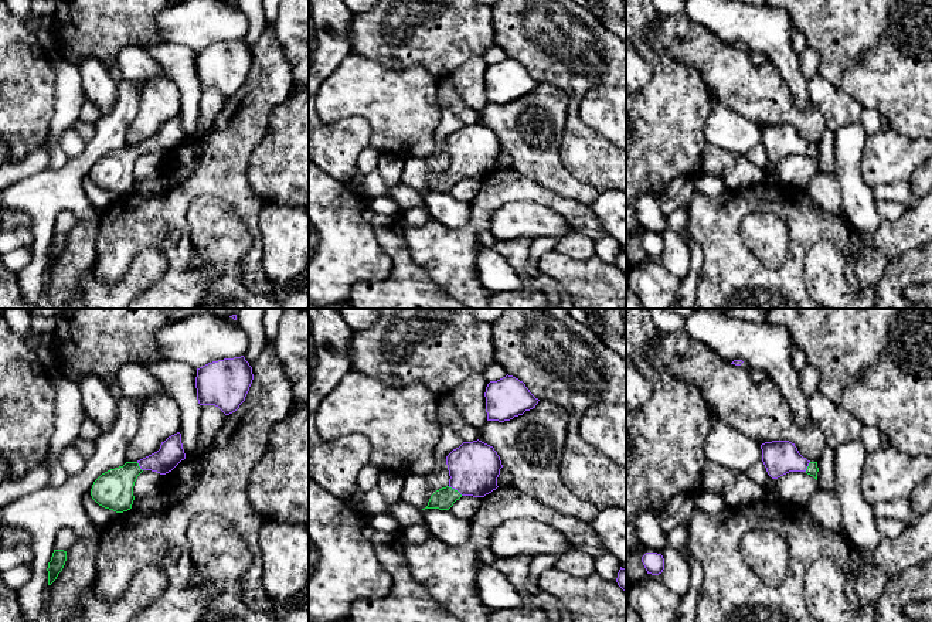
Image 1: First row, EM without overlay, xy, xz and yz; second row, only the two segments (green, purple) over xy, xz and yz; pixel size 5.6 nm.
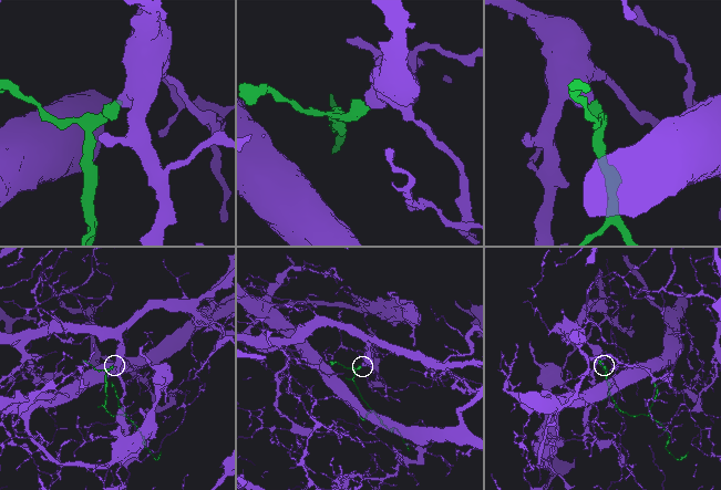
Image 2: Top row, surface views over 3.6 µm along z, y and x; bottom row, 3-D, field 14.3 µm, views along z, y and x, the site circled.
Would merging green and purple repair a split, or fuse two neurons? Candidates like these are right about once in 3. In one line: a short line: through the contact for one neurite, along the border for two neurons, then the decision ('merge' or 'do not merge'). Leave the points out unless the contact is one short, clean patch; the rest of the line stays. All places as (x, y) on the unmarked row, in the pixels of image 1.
line xz (442, 182), (453, 172), (473, 150); merge

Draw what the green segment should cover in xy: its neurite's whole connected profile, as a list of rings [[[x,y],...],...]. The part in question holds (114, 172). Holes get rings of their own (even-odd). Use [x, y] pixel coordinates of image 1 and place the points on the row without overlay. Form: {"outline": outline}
{"outline": [[[177,115],[161,125],[160,132],[137,145],[126,145],[123,149],[102,156],[92,167],[91,179],[102,190],[123,196],[132,191],[133,169],[143,153],[166,157],[171,154],[186,136],[181,116]]]}

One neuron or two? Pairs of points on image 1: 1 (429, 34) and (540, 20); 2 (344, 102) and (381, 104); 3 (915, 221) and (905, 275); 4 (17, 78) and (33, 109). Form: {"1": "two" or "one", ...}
{"1": "two", "2": "one", "3": "two", "4": "one"}

